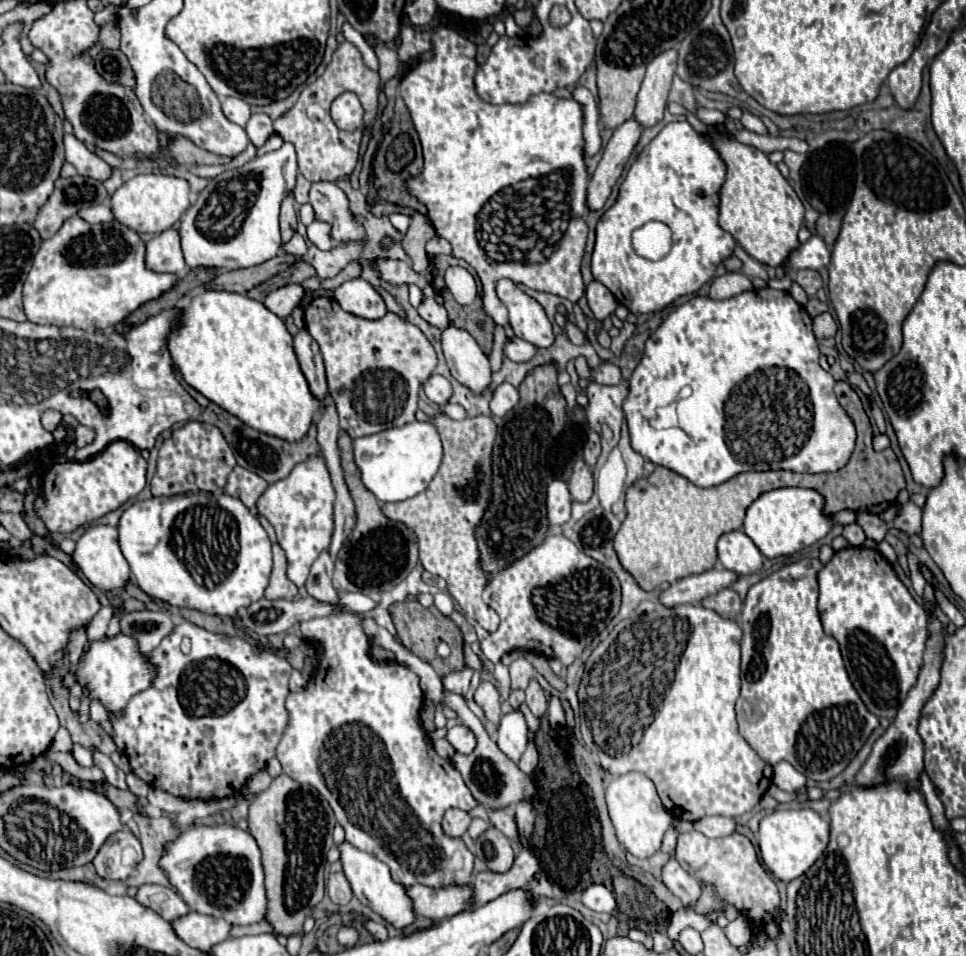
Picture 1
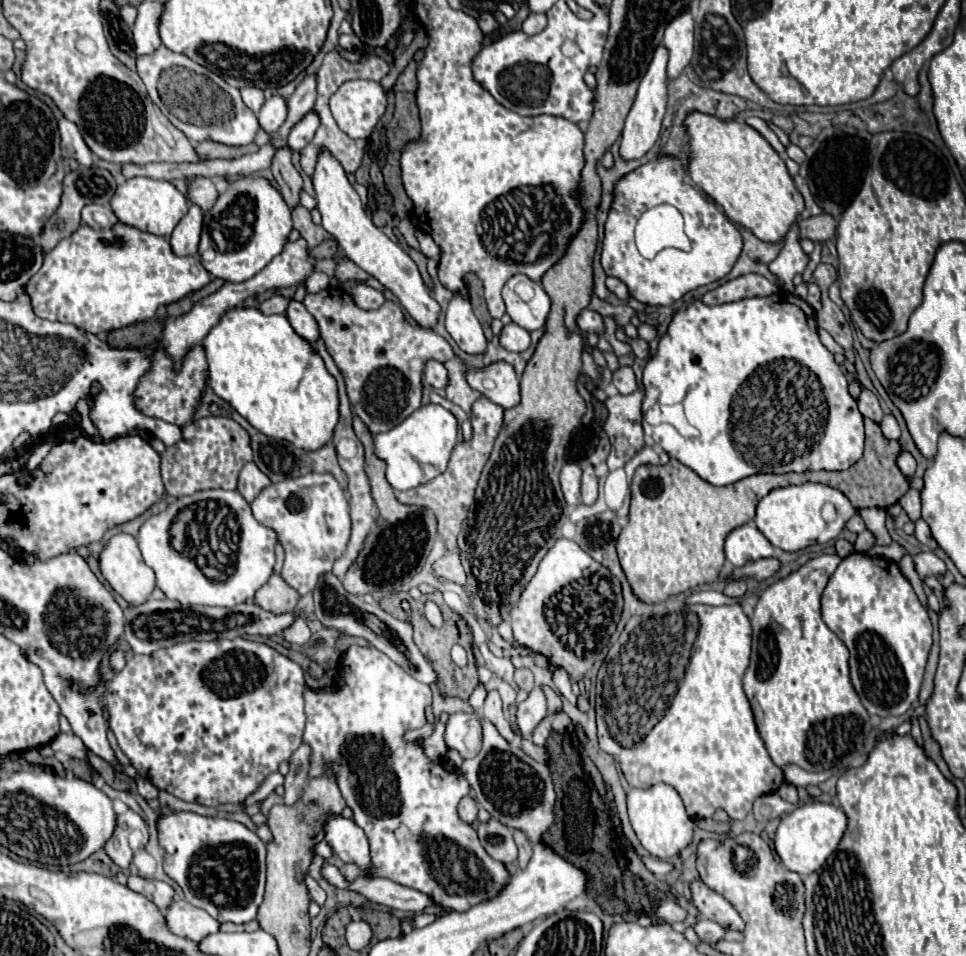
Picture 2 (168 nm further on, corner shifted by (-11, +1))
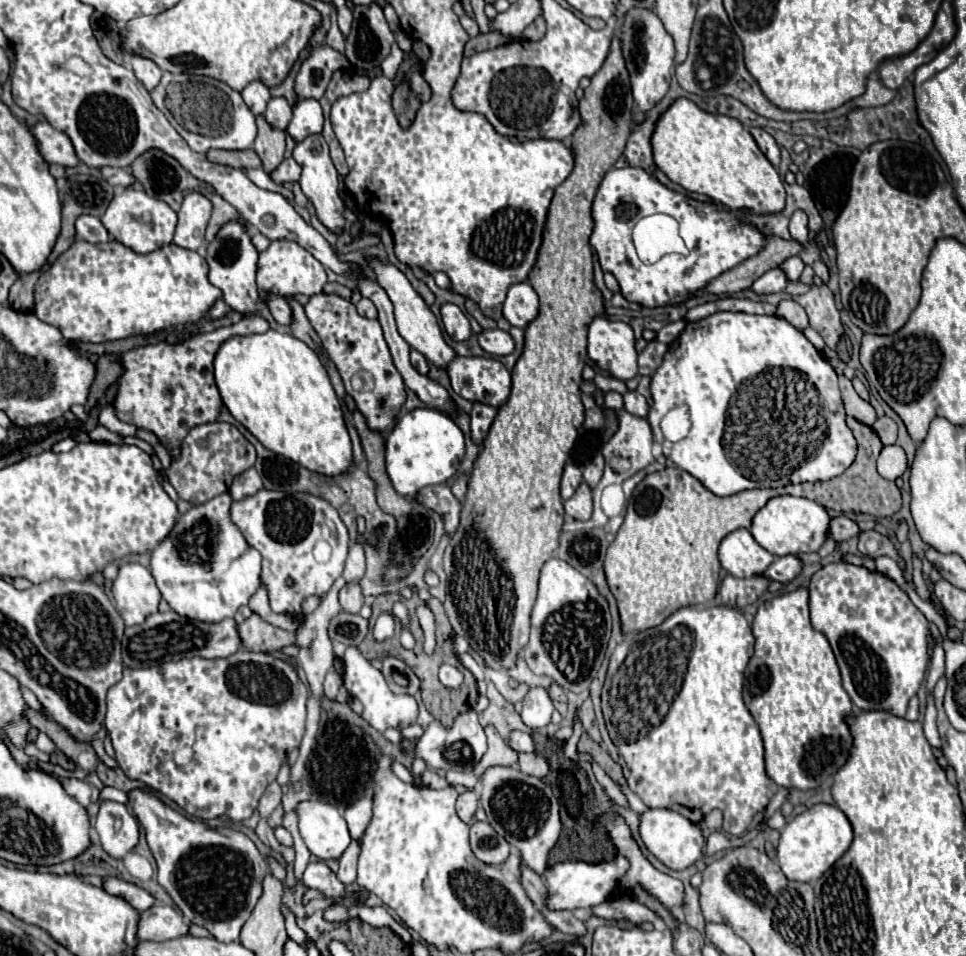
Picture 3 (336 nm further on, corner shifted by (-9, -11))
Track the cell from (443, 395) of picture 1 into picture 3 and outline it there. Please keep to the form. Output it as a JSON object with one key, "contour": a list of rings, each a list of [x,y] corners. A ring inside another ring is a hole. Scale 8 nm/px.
{"contour":[[[412,350],[410,352],[410,362],[412,362],[412,366],[418,372],[422,372],[422,376],[428,376],[428,362],[426,362],[426,358],[418,350]]]}

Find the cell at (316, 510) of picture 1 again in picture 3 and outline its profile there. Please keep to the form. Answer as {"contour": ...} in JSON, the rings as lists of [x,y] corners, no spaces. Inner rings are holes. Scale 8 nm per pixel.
{"contour":[[[260,490],[254,496],[248,496],[240,502],[232,504],[232,522],[242,530],[246,542],[250,546],[254,546],[256,550],[260,550],[262,554],[262,582],[268,586],[268,596],[270,596],[270,606],[272,612],[276,614],[292,614],[292,616],[300,616],[300,604],[306,596],[324,596],[330,586],[334,584],[334,580],[342,574],[344,570],[344,560],[348,556],[348,530],[344,526],[344,522],[340,520],[336,508],[320,498],[320,496],[312,496],[312,494],[304,494],[304,492],[276,492],[276,490]],[[286,578],[292,578],[294,584],[288,586]]]}

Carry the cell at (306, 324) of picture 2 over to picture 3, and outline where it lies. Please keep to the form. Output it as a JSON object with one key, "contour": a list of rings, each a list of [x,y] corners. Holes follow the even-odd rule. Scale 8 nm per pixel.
{"contour":[[[268,296],[268,308],[274,316],[274,320],[278,324],[282,324],[284,328],[290,328],[290,320],[292,320],[292,308],[290,304],[284,300],[284,298],[278,298],[278,296]]]}

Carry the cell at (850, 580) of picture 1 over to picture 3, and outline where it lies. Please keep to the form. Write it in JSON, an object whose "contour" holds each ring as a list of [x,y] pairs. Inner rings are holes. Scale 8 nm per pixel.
{"contour":[[[844,562],[818,570],[808,590],[812,626],[828,638],[852,704],[860,712],[880,710],[904,718],[910,698],[926,678],[928,620],[924,614],[888,576]]]}

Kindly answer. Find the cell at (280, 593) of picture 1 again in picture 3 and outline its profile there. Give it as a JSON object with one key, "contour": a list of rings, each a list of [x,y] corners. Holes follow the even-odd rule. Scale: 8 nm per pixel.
{"contour":[[[256,612],[248,620],[244,620],[238,626],[238,630],[240,630],[240,638],[242,638],[244,646],[248,646],[252,652],[274,652],[288,644],[294,644],[294,640],[296,640],[294,634],[268,624]]]}

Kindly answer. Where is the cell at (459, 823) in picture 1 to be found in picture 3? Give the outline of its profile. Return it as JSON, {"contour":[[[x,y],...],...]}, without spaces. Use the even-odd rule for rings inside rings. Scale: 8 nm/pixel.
{"contour":[[[466,790],[464,794],[460,794],[460,798],[456,802],[456,812],[458,812],[462,822],[470,824],[472,818],[474,818],[476,808],[478,808],[478,796],[472,790]]]}

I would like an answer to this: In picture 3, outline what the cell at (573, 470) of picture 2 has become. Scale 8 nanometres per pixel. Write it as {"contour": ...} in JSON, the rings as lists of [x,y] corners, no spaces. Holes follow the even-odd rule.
{"contour":[[[568,464],[568,466],[564,468],[564,476],[562,476],[562,484],[560,484],[562,500],[568,500],[568,498],[576,492],[576,488],[580,486],[580,482],[582,482],[582,472],[580,472],[580,468],[574,466],[574,464]]]}

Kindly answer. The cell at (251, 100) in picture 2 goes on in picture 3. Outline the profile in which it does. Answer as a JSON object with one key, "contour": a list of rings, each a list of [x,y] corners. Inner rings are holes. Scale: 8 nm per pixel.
{"contour":[[[250,82],[242,90],[242,98],[244,98],[246,106],[254,112],[254,116],[260,116],[260,114],[264,114],[266,104],[270,100],[270,90],[262,82]]]}

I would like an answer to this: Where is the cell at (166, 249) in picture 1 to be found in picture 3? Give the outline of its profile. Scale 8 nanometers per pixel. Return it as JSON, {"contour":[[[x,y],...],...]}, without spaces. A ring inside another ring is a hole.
{"contour":[[[188,194],[178,212],[174,244],[186,250],[198,250],[204,242],[204,230],[210,218],[212,204],[202,194]]]}

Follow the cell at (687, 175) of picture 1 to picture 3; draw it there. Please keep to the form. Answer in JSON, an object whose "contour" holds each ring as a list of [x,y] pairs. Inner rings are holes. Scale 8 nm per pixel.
{"contour":[[[622,168],[608,170],[594,198],[592,206],[594,232],[590,244],[598,254],[598,262],[604,272],[614,274],[620,284],[622,296],[628,302],[636,302],[646,308],[680,306],[702,290],[710,280],[718,278],[722,272],[738,266],[746,258],[754,256],[766,240],[756,228],[736,224],[728,210],[718,210],[714,204],[700,204],[684,194],[678,194],[642,168]],[[650,214],[668,214],[678,220],[680,236],[690,250],[690,256],[670,254],[660,258],[656,264],[642,264],[636,256],[634,244],[630,240],[634,224]]]}

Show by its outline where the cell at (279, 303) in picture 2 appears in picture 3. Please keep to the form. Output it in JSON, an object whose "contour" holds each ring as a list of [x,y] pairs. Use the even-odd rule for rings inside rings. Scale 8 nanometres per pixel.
{"contour":[[[252,314],[242,318],[238,324],[192,336],[180,344],[158,342],[126,352],[122,356],[124,374],[118,382],[118,394],[114,400],[116,416],[128,424],[134,424],[136,428],[146,428],[154,432],[168,448],[172,458],[176,458],[184,436],[194,426],[214,422],[220,414],[222,398],[212,374],[212,360],[218,346],[234,334],[260,334],[268,328],[270,324],[264,316]]]}

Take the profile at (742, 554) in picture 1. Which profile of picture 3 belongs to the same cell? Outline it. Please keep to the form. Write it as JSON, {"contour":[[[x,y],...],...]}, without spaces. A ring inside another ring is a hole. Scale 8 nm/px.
{"contour":[[[744,528],[730,532],[720,544],[720,564],[736,578],[760,576],[772,560],[774,556],[764,550]]]}

